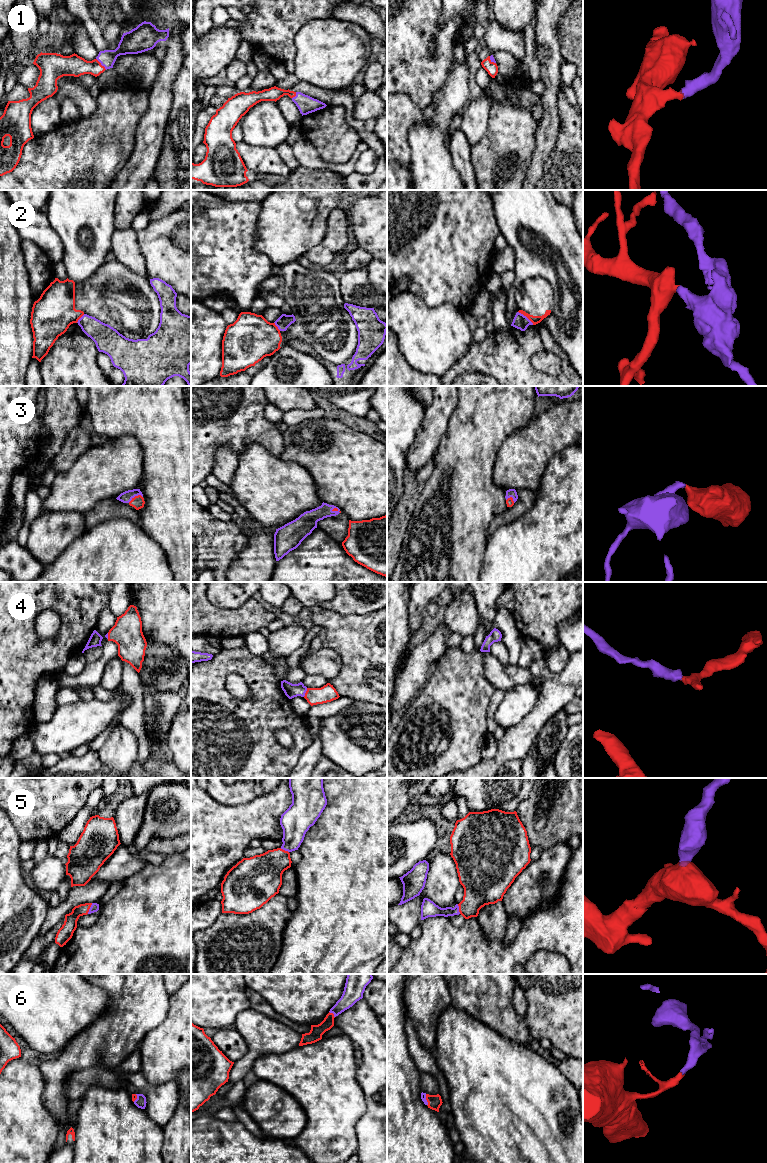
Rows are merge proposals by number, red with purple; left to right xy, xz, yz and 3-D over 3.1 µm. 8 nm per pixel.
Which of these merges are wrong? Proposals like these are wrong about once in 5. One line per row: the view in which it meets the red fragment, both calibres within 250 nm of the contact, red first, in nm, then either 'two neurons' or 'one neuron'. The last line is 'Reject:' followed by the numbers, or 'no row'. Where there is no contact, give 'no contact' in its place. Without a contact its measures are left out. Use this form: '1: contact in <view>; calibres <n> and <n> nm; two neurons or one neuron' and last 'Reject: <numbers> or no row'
1: contact in xy; calibres 170 and 140 nm; one neuron
2: contact in yz; calibres 70 and 120 nm; two neurons
3: contact in xy; calibres 100 and 90 nm; one neuron
4: contact in xz; calibres 140 and 110 nm; one neuron
5: contact in xy; calibres 110 and 70 nm; one neuron
6: contact in xz; calibres 110 and 160 nm; one neuron
Reject: 2

